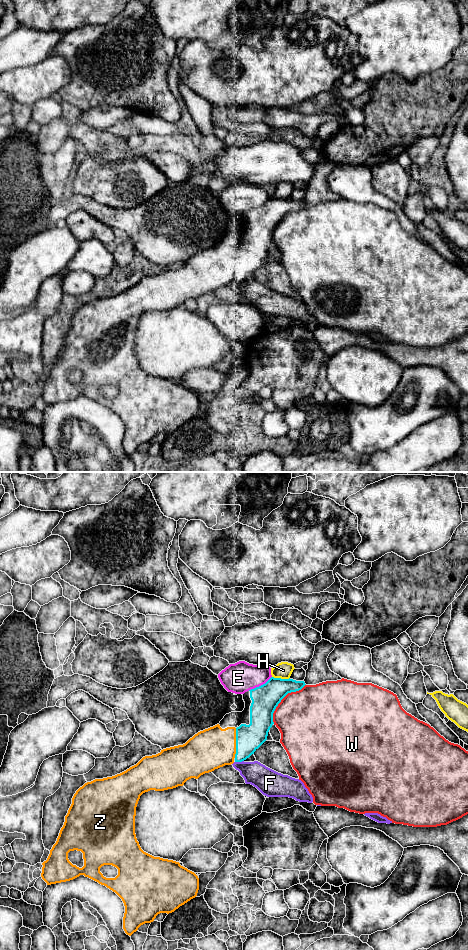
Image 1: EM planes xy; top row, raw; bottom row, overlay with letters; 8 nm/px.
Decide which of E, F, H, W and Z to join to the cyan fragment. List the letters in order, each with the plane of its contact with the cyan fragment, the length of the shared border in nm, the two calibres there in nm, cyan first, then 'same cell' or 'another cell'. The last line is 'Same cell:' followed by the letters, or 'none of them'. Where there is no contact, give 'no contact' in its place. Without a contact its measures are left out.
E: xy | 220 nm | 220/240 nm | another cell
F: xy | 70 nm | 220/190 nm | another cell
H: xy | 140 nm | 220/140 nm | another cell
W: xy | 420 nm | 220/460 nm | another cell
Z: xy | 240 nm | 220/320 nm | same cell
Same cell: Z

